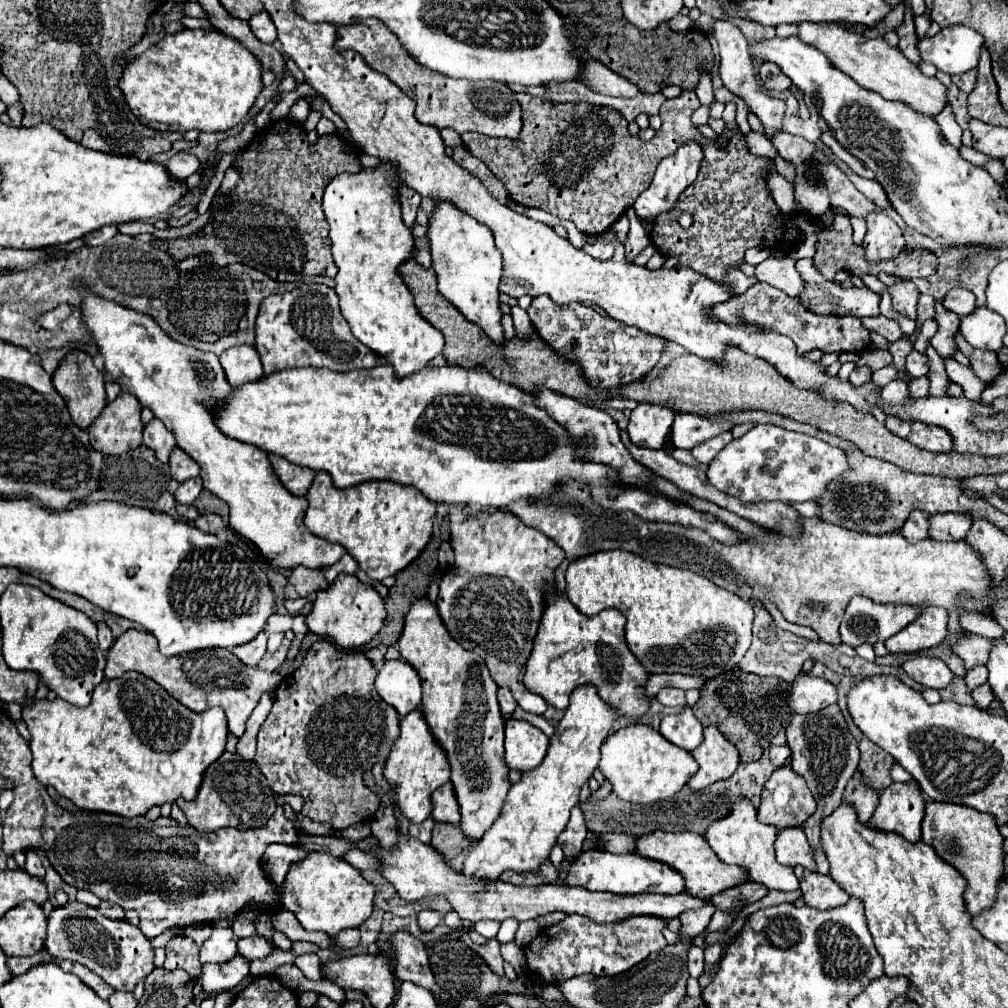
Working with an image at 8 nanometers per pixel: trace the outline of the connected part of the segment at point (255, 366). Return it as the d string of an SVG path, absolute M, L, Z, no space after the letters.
M233 346L219 356L219 362L233 388L241 388L263 378L261 358L255 346Z

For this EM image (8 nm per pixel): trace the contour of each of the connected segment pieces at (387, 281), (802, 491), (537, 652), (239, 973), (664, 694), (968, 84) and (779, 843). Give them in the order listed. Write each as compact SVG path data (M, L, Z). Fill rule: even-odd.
M381 162L379 166L363 168L357 174L339 174L325 188L323 214L329 224L331 252L339 268L335 276L335 290L339 294L341 314L349 322L351 332L357 340L361 340L379 356L387 356L397 376L409 376L427 366L437 354L441 354L445 340L443 334L419 314L415 296L399 274L399 266L411 258L413 234L401 216L401 186L405 182L397 172L399 166L395 162Z
M757 424L745 436L729 442L729 446L713 458L707 478L717 490L735 496L741 502L817 502L827 492L827 484L847 470L847 454L841 448L829 446L809 434L791 432L771 424Z
M551 584L543 586L543 598L543 616L525 666L525 686L543 696L547 704L567 708L569 694L575 686L595 684L599 694L621 710L621 716L639 718L649 706L649 700L641 696L641 682L647 678L647 672L627 648L623 612L617 608L605 608L595 616L585 616L571 604L567 594L559 592Z
M237 954L223 964L203 964L203 990L207 994L219 994L235 988L243 978L249 976L249 958Z
M663 688L657 696L655 696L655 700L657 702L661 702L663 706L685 706L687 702L685 702L685 692L683 690L679 690L679 688Z
M969 70L967 74L957 74L957 76L953 76L951 80L953 80L953 84L957 84L963 92L971 92L973 90L973 86L975 86L975 76L977 76L977 72L975 70Z
M789 826L789 828L781 828L777 832L775 852L777 852L777 862L781 862L785 866L799 864L809 870L817 870L815 860L813 860L813 850L811 850L801 826Z

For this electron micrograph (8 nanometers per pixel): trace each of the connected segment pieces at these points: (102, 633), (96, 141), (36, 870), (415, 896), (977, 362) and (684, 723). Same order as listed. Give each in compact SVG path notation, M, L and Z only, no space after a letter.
M97 622L97 628L99 628L99 646L105 652L113 644L113 634L111 634L111 628L105 622Z
M85 130L85 136L83 136L83 140L81 140L81 144L83 146L87 146L87 148L93 148L93 150L101 150L101 152L111 152L111 148L109 148L109 144L95 132L95 130Z
M27 848L27 850L25 850L25 856L27 856L25 870L27 870L31 876L41 876L41 878L43 878L43 876L45 876L45 868L43 868L43 864L41 864L35 848Z
M399 836L397 848L391 852L377 850L377 856L381 858L385 870L383 876L387 882L395 886L401 898L405 900L421 900L425 896L445 896L449 904L459 912L461 920L467 922L479 922L479 920L499 920L505 918L517 918L529 920L543 916L547 912L565 912L565 914L583 914L587 918L593 918L595 922L619 922L629 916L659 916L665 920L671 920L679 916L685 910L695 910L701 906L701 898L695 898L687 892L663 896L663 894L611 894L611 892L591 892L581 886L567 886L567 884L541 884L541 886L515 886L507 884L503 880L495 882L483 882L475 876L465 876L461 870L455 870L447 864L443 854L435 850L431 844L417 842L417 838Z
M957 334L957 346L959 350L971 360L971 368L975 372L977 378L981 378L983 382L991 384L1001 372L1003 372L1003 366L1001 362L997 360L995 352L989 352L989 350L977 350L973 346L969 346L969 342L965 342L965 338L961 338L961 334Z
M685 706L677 714L669 714L661 720L659 732L673 744L685 750L695 750L703 742L703 726L695 718L691 706Z

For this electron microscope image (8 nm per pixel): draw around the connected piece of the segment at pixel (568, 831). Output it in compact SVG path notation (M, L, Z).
M575 806L571 810L571 818L569 818L565 830L559 834L559 844L563 846L563 852L567 858L575 858L581 852L585 834L587 834L587 826L583 820L581 806Z

